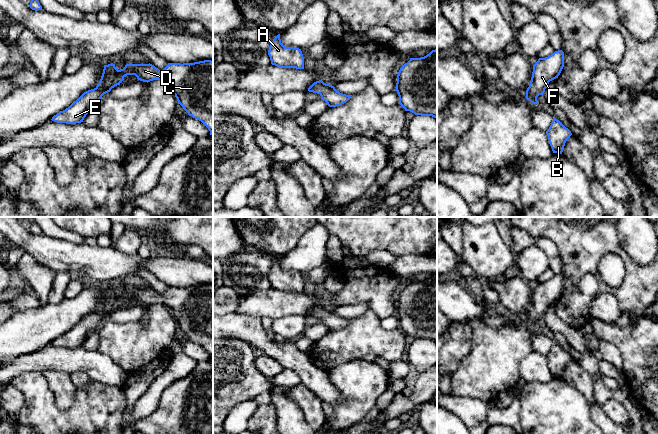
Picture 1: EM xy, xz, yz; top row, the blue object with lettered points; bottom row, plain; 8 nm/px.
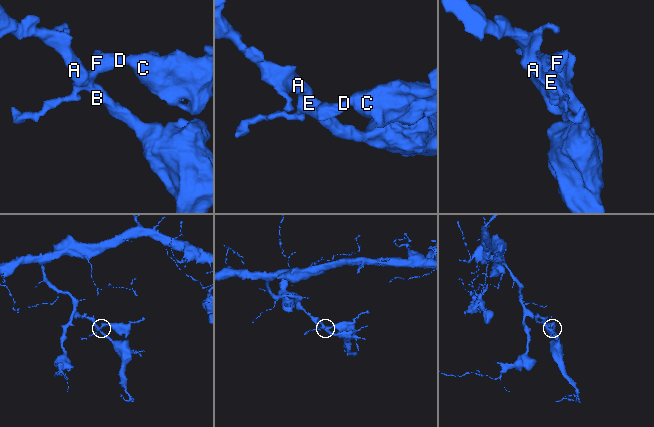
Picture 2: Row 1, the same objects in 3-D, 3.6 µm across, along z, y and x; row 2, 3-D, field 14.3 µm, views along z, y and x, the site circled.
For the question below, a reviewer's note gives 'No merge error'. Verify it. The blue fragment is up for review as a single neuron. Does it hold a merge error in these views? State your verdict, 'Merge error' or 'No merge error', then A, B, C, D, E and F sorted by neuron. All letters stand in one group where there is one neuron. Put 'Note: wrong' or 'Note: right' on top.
Note: right
No merge error. Groups: A B C D E F

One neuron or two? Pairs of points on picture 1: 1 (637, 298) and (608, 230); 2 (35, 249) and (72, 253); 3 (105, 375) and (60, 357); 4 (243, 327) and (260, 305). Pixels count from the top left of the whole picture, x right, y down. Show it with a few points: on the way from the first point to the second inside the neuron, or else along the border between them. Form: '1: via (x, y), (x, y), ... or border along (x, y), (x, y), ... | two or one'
1: via (637, 281), (637, 277), (629, 263), (615, 247) | one
2: via (44, 249), (53, 253), (63, 253) | one
3: via (94, 364), (85, 360), (71, 360) | one
4: border along (235, 311), (261, 318) | two

